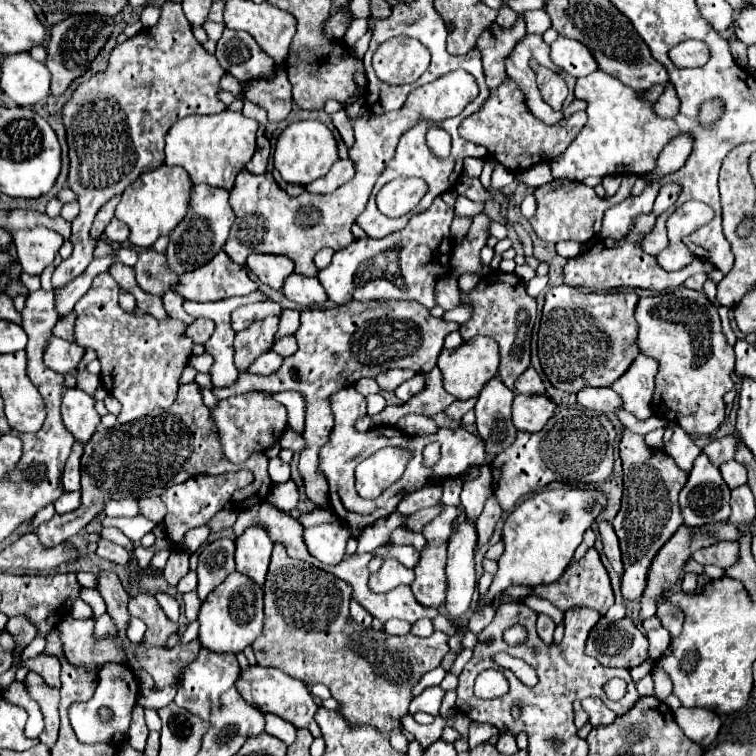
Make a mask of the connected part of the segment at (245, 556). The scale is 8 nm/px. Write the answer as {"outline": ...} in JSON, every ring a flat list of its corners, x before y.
{"outline":[[259,526,247,528,239,538,235,538,237,572,247,574,257,584,263,584,271,550,273,542,267,538,267,532,263,528]]}

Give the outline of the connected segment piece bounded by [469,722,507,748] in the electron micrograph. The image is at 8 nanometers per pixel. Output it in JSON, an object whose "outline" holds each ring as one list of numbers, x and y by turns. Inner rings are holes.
{"outline":[[471,722,471,726,469,726,469,746,475,748,477,744,487,742,489,738,493,738,493,736,497,736,497,734,505,734,505,732,507,732,507,730,499,730,499,728,495,728,495,726,489,726,489,728,485,730,485,724]]}

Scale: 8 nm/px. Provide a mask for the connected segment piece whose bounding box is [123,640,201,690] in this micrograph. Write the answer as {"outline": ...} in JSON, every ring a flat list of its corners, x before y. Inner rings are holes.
{"outline":[[193,640,189,644,177,644,171,650,153,648,153,646,147,648,143,642,141,644,127,642,127,646,123,646,123,652,127,656,127,666,135,670,141,668,147,670,155,680,155,690,175,684,175,680,179,680,181,676,183,666,193,662,199,650,201,650,199,640]]}

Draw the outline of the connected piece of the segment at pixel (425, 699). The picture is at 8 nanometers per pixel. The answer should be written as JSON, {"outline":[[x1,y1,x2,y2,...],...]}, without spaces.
{"outline":[[429,686,423,690,423,694,415,696,411,700,411,706,409,706,409,712,427,712,427,714,439,714,439,708,441,708,441,702,443,702,443,696,445,696,445,690,441,686]]}

